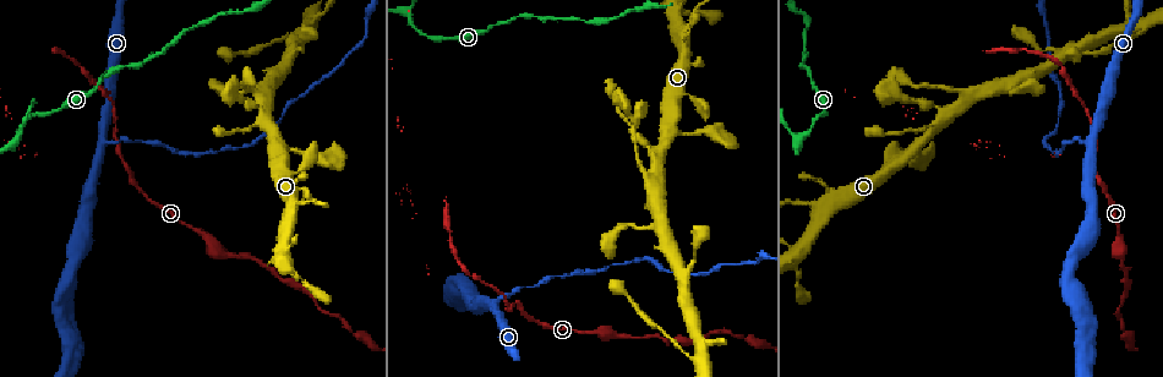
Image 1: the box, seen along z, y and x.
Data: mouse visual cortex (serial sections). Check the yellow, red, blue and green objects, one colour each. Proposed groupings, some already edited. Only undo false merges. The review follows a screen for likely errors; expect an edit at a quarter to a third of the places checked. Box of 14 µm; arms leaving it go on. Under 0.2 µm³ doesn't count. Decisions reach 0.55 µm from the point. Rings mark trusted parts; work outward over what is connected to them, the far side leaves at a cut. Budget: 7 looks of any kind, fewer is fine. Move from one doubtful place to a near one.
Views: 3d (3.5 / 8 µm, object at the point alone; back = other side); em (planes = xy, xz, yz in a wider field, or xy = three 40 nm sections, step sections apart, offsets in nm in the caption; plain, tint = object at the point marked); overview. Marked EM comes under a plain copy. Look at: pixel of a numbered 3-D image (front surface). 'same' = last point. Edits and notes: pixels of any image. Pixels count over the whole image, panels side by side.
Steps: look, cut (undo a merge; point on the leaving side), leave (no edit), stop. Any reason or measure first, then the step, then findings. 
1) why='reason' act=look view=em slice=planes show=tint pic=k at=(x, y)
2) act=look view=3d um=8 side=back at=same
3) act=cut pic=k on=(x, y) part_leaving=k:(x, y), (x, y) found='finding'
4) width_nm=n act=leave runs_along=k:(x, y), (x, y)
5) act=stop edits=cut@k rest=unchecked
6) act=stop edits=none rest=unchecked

why='three-way junction' act=look view=3d um=3.5 side=back pic=1 at=(104, 141)

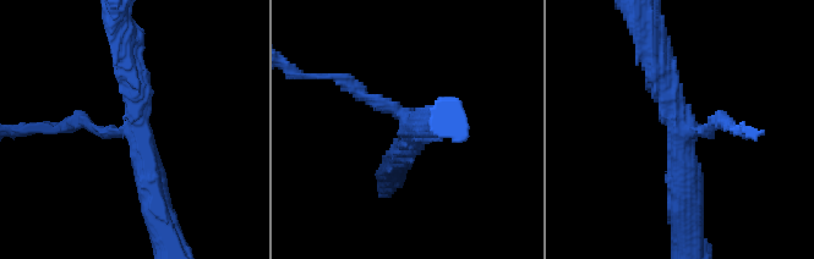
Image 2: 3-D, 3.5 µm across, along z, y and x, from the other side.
arms=3 arm_widths_nm=150,300,400 act=look view=em slice=xy step=3 show=tint pic=2 at=(689, 130)

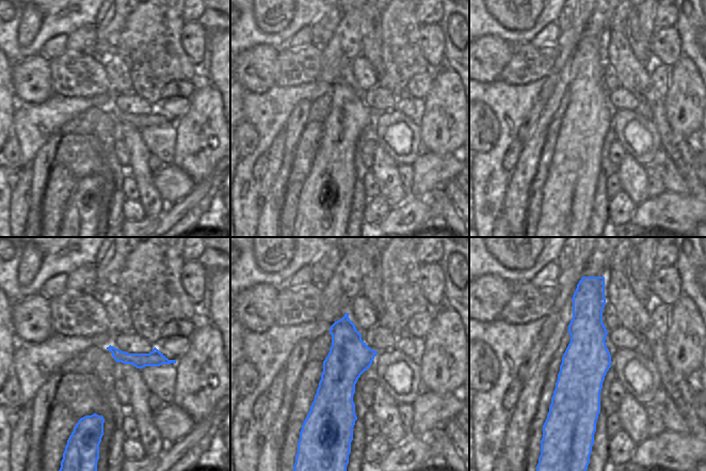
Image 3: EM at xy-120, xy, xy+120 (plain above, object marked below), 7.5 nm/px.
act=look view=em slice=xy step=5 show=tint at=same

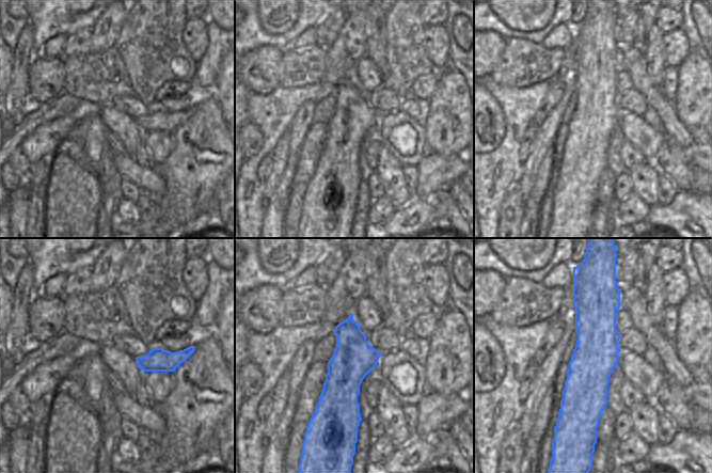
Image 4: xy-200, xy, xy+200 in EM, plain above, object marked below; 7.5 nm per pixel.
act=leave runs_along=2:(126, 58), (159, 208) found='all the same cell'

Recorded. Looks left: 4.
why='a narrow waist' act=look view=3d um=3.5 pic=1 at=(280, 118)

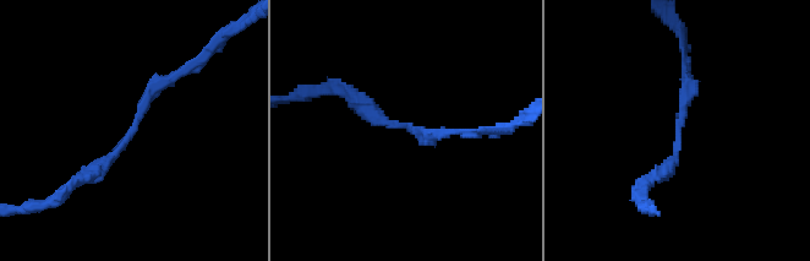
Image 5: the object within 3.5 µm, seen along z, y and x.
arm_widths_nm=150,200 act=look view=em slice=xy step=1 show=tint pic=5 at=(406, 126)

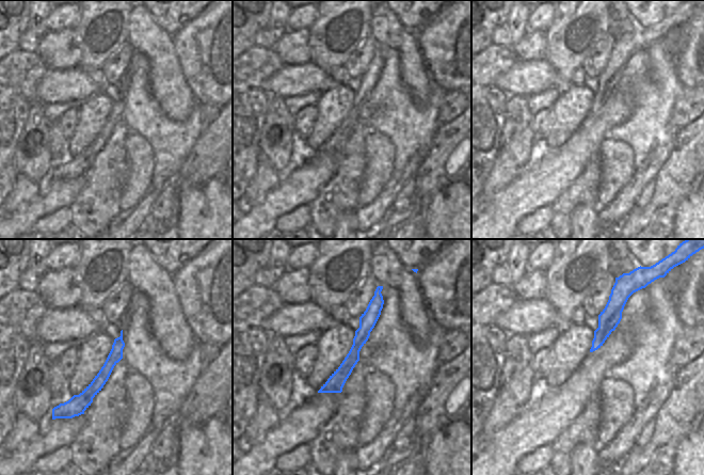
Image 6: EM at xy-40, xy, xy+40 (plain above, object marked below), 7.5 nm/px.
act=leave runs_along=5:(77, 180), (122, 146), (146, 97), (184, 71) found='continuous, no second cell'

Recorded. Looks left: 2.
why='side arm on a straight run' act=look view=3d um=3.5 pic=1 at=(946, 116)

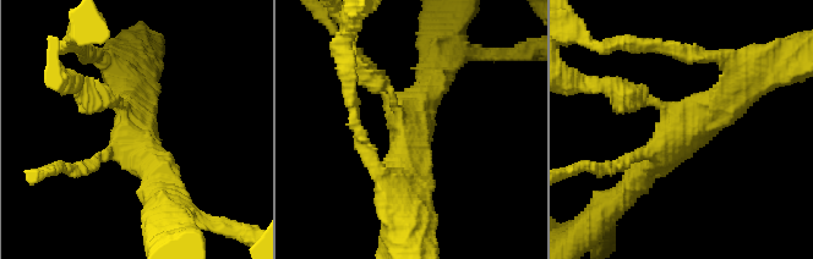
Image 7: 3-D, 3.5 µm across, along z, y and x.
act=look view=em slice=xy step=3 show=tint pic=7 at=(685, 129)

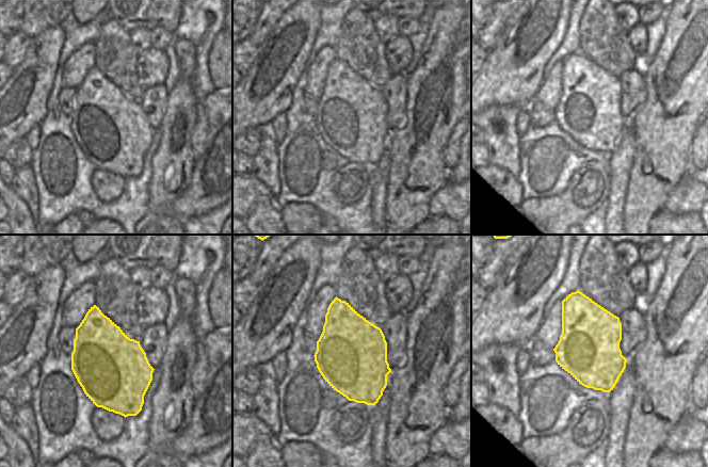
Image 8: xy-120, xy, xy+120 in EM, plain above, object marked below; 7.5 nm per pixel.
act=leave runs_along=7:(629, 187), (698, 119), (748, 86) found='all the same cell'

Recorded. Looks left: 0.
act=stop edits=none rest=unchecked

